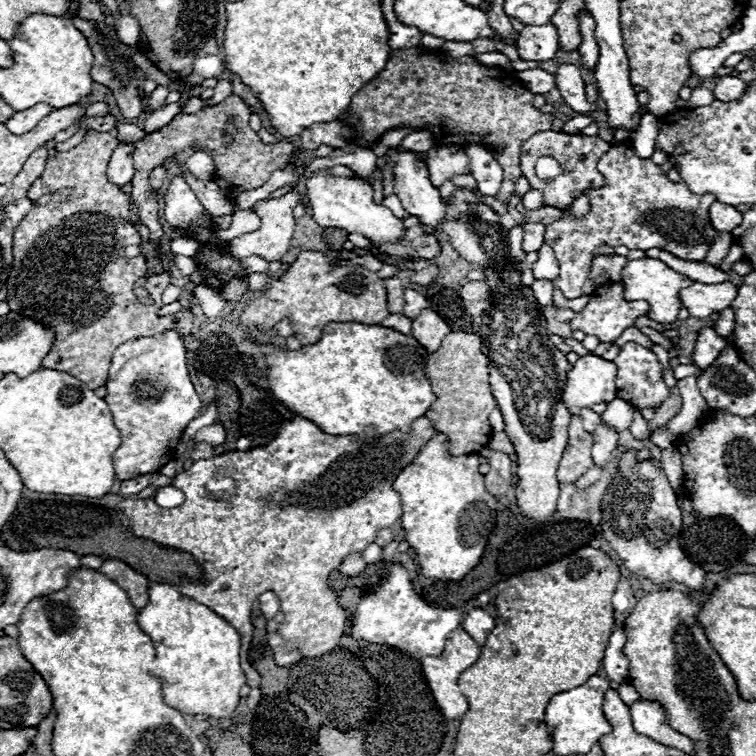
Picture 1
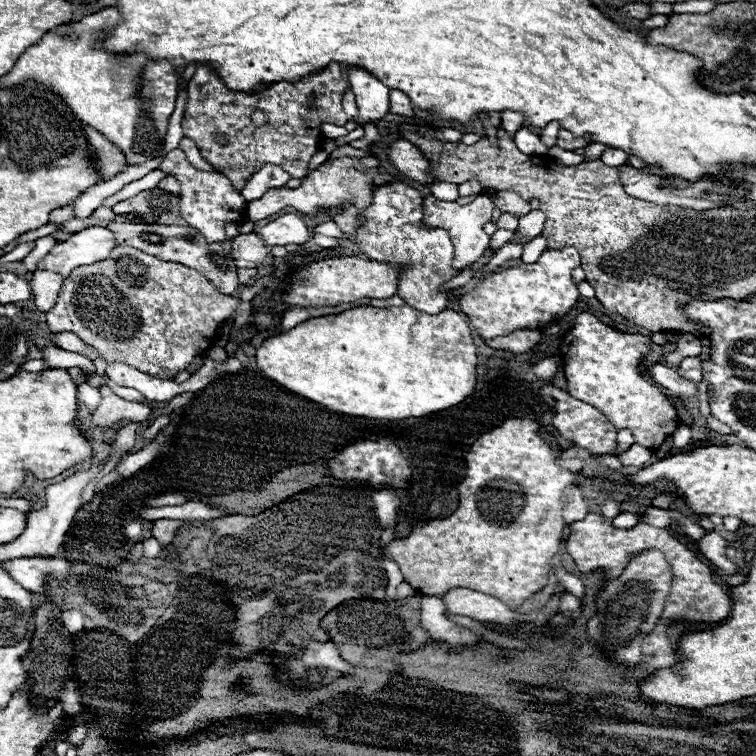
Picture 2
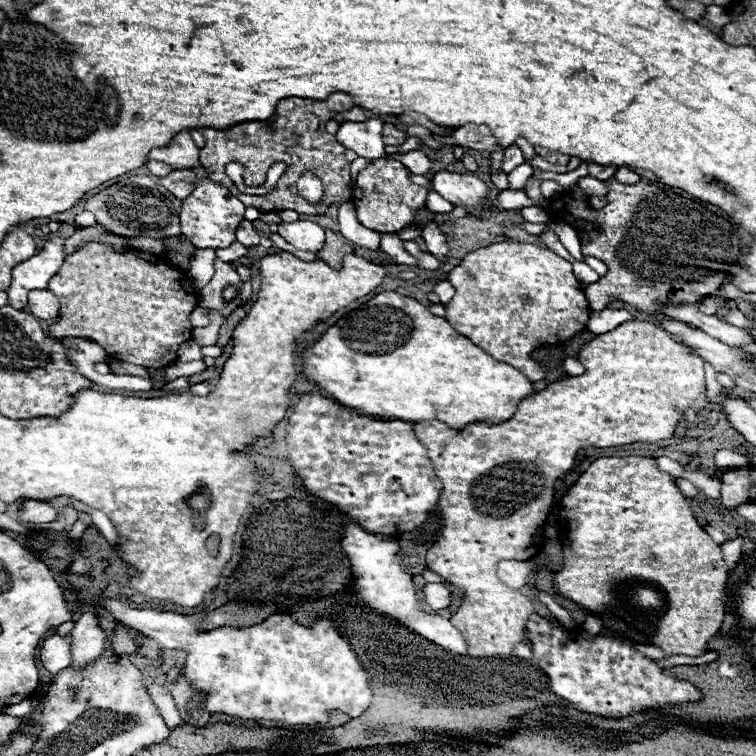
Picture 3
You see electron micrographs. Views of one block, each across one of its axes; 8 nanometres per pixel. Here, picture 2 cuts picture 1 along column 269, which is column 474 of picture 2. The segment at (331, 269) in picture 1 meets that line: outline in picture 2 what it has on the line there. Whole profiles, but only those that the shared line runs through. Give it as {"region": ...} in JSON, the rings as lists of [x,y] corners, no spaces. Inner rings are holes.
{"region":[[[566,246],[562,250],[544,250],[536,264],[520,264],[482,278],[470,292],[462,294],[460,310],[470,318],[482,340],[506,336],[520,328],[544,328],[576,304],[578,290],[570,278],[570,272],[576,266],[580,266],[576,248]]]}

